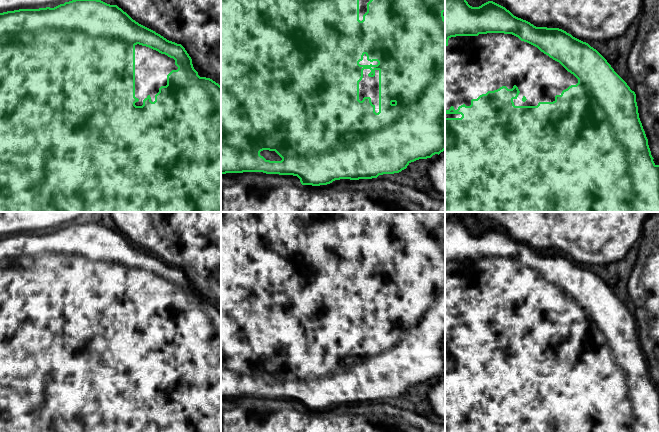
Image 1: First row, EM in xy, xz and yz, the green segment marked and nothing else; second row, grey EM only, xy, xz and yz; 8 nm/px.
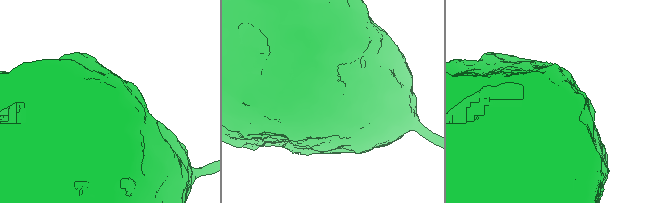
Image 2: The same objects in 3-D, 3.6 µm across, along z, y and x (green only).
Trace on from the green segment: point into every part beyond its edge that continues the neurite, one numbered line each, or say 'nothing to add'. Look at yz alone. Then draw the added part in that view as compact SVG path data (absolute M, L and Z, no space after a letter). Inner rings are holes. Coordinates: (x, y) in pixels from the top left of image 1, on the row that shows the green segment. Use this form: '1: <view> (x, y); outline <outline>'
1: yz (474, 65); outline M487 33L478 36L456 36L449 38L448 45L445 46L445 110L449 110L451 106L457 110L463 104L470 106L472 99L477 99L488 91L497 90L502 86L512 89L514 85L520 91L518 97L513 99L515 106L537 106L539 102L555 101L556 95L561 95L563 90L577 83L578 79L559 62L512 34Z

